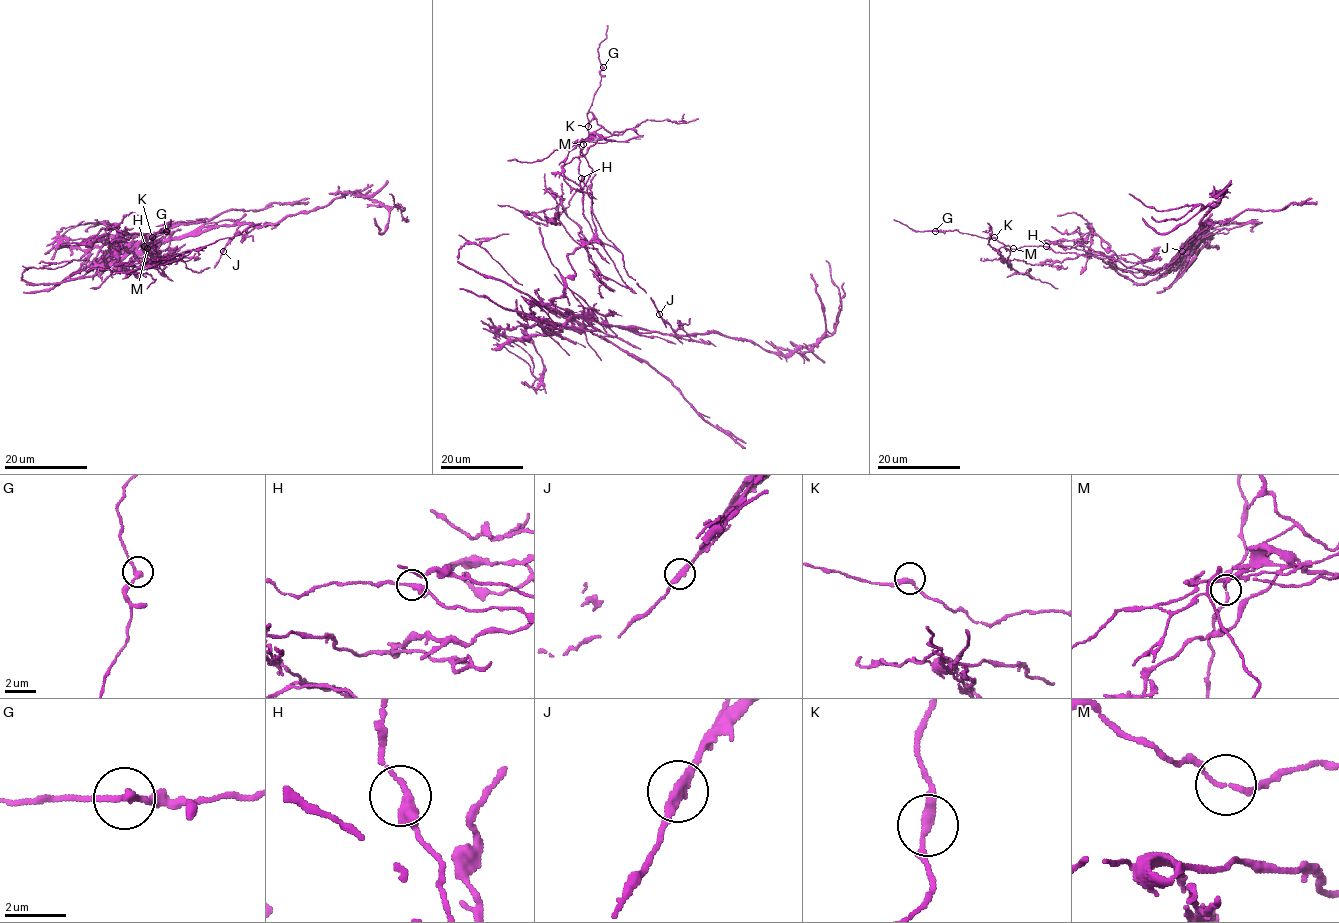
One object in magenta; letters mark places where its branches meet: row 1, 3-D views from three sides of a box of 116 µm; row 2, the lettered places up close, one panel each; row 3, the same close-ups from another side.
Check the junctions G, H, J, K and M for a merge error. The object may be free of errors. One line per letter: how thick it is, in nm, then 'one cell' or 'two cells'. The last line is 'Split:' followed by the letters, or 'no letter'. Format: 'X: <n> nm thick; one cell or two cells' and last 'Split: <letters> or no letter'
G: 240 nm thick; one cell
H: 340 nm thick; one cell
J: 280 nm thick; two cells
K: 280 nm thick; one cell
M: 150 nm thick; one cell
Split: J

